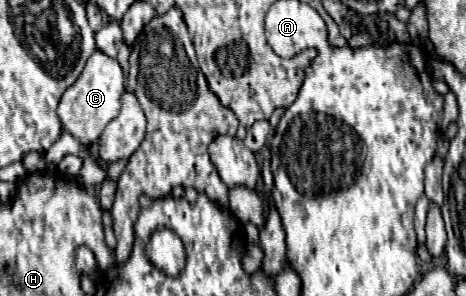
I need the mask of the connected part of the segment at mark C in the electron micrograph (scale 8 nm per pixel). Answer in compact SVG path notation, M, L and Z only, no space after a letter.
M94 51L90 59L86 61L86 67L82 69L80 77L70 85L58 107L56 115L60 117L62 131L76 137L84 147L90 147L96 143L104 131L104 127L120 113L120 99L124 95L124 73L116 59L110 59L108 55Z

